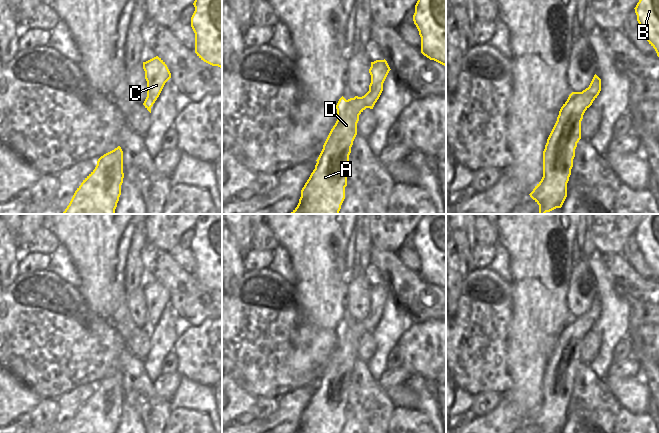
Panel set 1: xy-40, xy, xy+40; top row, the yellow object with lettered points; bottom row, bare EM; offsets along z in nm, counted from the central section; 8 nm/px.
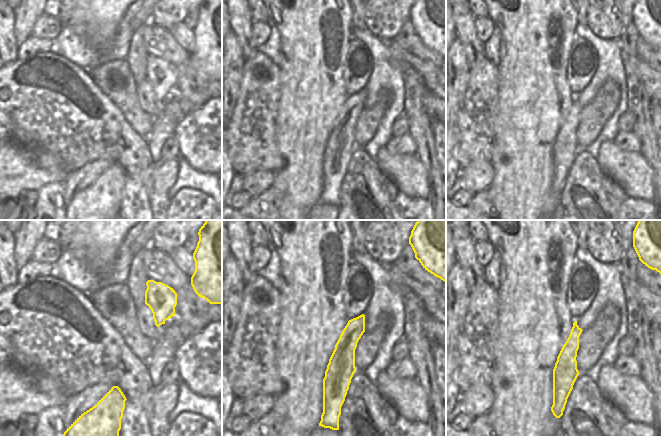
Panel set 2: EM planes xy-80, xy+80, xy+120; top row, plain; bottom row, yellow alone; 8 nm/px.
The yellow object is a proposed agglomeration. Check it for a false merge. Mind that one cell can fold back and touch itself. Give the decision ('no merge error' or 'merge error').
no merge error

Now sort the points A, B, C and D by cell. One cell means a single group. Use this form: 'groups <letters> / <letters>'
groups A B C D

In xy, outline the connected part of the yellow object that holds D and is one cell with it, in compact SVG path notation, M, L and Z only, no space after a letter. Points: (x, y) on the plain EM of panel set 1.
M385 283L371 286L369 315L362 321L346 324L342 320L339 323L335 330L337 345L316 384L315 393L301 414L295 433L341 433L347 410L349 379L357 359L359 339L366 332L373 333L390 294Z

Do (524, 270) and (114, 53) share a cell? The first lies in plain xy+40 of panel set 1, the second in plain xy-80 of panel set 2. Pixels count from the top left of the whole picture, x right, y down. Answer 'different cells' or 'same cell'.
different cells

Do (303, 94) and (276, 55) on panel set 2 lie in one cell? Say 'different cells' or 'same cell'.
different cells

